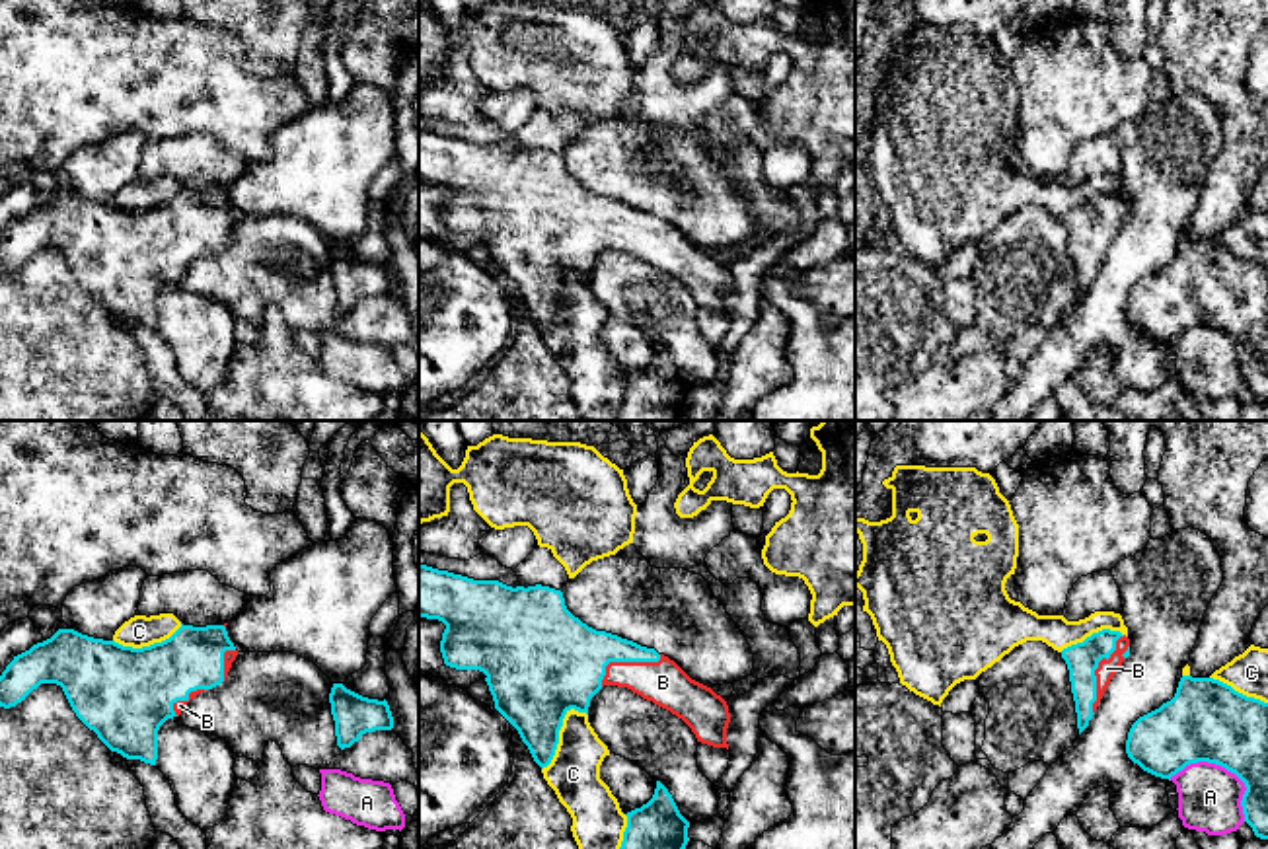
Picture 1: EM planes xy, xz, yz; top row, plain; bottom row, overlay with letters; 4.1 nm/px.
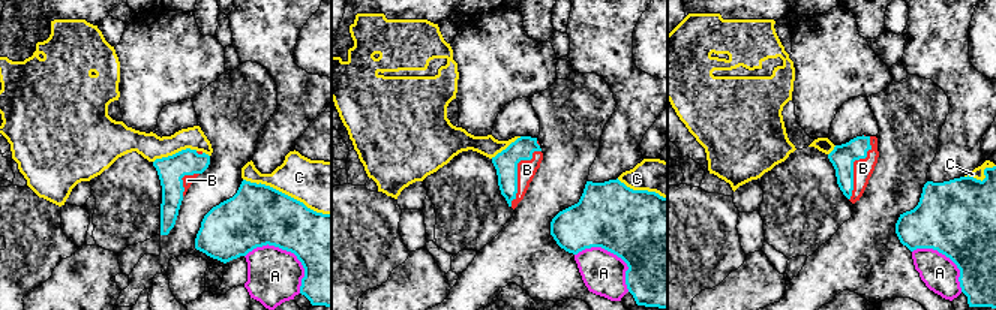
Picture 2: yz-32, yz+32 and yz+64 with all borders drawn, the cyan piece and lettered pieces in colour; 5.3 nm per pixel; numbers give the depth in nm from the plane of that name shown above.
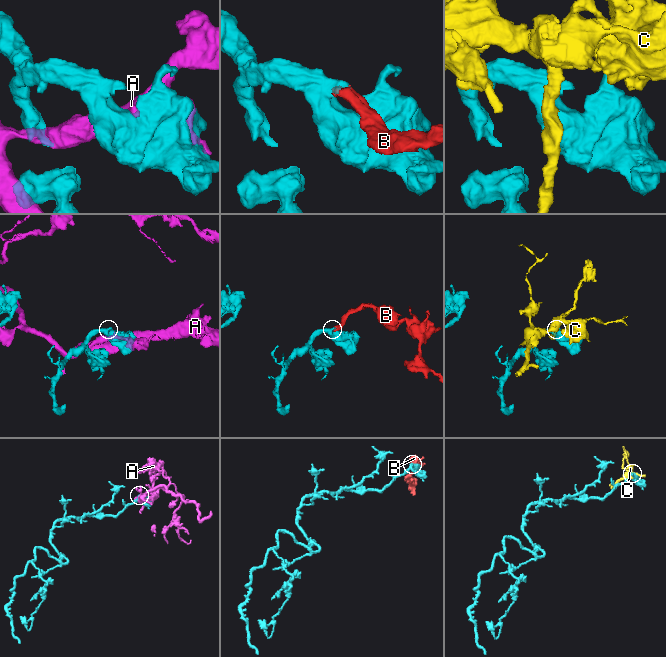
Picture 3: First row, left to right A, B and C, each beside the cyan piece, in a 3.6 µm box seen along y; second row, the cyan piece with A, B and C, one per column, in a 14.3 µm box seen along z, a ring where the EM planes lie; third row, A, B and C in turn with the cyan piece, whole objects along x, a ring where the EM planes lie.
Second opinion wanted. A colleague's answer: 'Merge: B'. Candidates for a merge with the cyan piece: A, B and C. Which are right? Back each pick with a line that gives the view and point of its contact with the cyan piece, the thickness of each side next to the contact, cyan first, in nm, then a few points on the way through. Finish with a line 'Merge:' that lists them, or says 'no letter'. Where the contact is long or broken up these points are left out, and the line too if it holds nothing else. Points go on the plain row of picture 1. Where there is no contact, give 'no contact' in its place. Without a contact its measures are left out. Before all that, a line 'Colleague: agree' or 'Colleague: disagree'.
Colleague: agree
B: meets cyan in yz at (1093, 236); 140 nm thick on the cyan side, 80 nm on the other; runs through yz (1081, 222), (1093, 236), (1107, 232)
Merge: B

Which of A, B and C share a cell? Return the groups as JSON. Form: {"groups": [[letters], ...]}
{"groups": [["A"], ["B"], ["C"]]}

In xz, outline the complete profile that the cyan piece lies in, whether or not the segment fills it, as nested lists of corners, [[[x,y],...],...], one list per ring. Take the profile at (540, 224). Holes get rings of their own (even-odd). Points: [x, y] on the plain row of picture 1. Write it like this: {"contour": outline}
{"contour": [[[419,127],[419,181],[446,189],[440,204],[444,228],[487,240],[495,273],[518,294],[541,333],[555,319],[565,278],[571,273],[588,278],[590,263],[604,249],[631,253],[682,282],[697,306],[728,314],[730,277],[721,259],[654,212],[588,191],[567,173],[561,154],[541,148],[512,152]]]}

